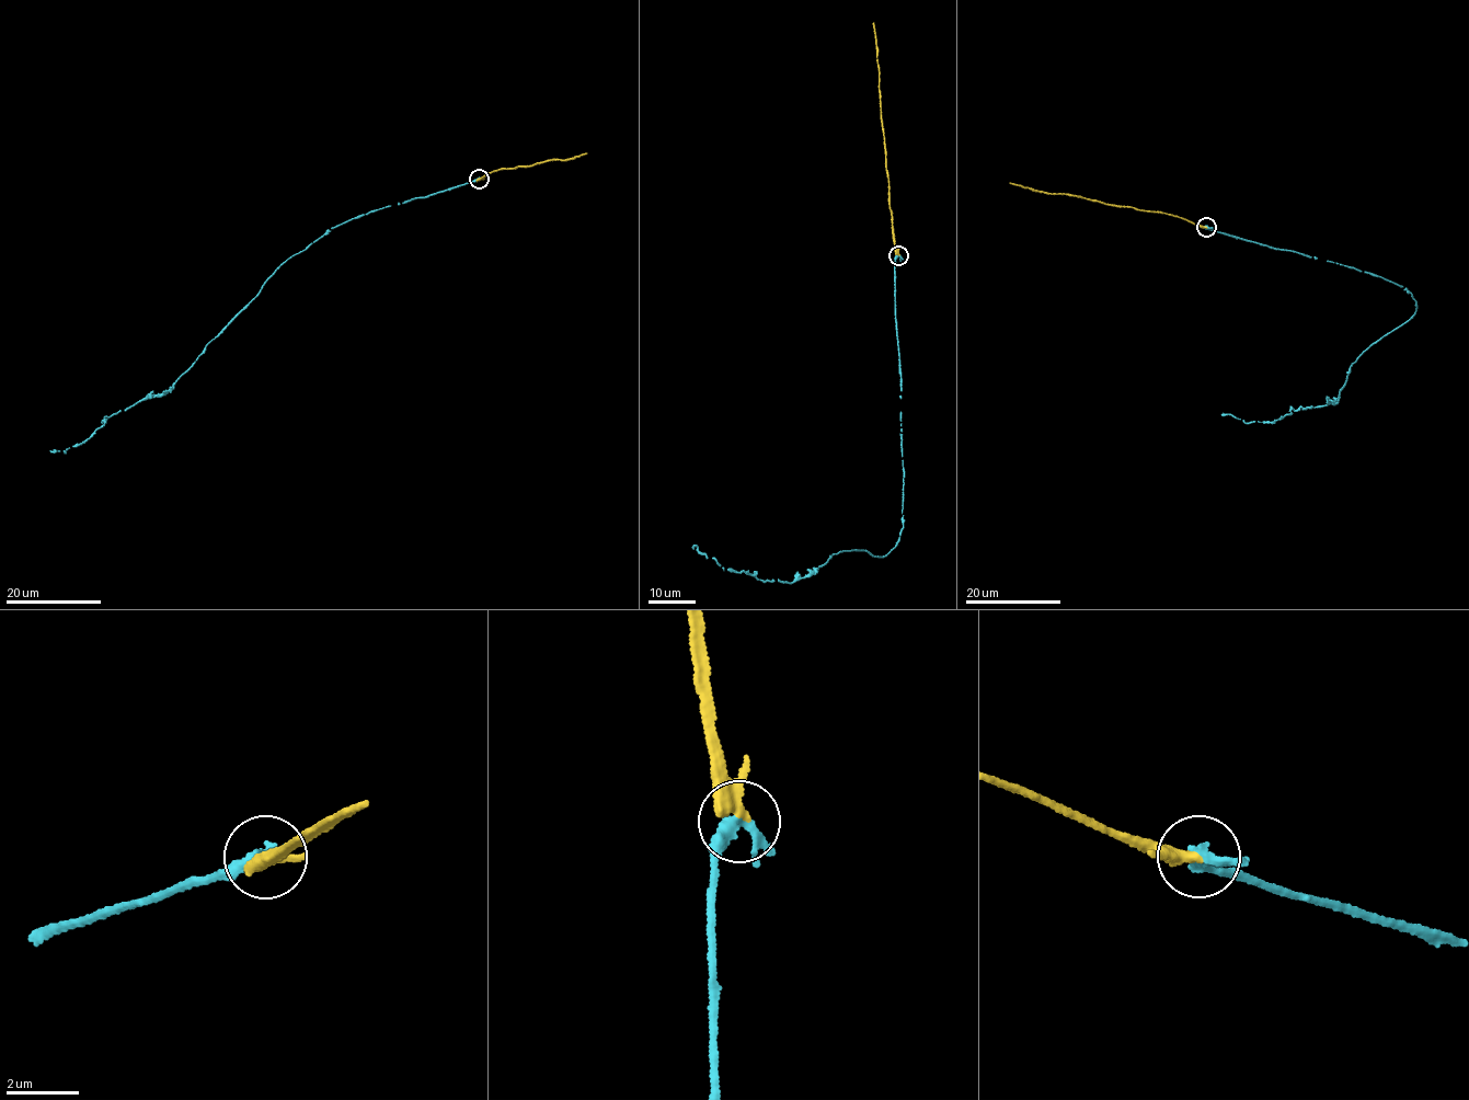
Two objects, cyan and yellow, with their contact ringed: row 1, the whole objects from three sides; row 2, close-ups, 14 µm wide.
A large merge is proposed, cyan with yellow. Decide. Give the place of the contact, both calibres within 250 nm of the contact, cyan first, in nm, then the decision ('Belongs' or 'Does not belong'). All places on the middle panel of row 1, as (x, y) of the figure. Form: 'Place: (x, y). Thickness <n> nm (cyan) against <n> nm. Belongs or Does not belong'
Place: (898, 255). Thickness 260 nm (cyan) against 320 nm. Belongs

